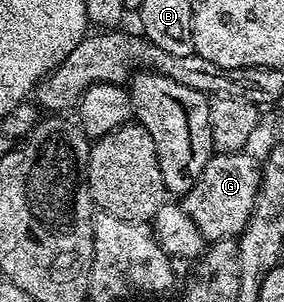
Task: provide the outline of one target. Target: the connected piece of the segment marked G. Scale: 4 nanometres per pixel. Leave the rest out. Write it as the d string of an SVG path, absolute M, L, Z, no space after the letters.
M214 153L207 161L207 169L203 169L199 181L187 194L180 196L179 204L206 241L237 239L244 231L247 221L253 216L253 206L260 184L259 163L256 163L249 153Z

